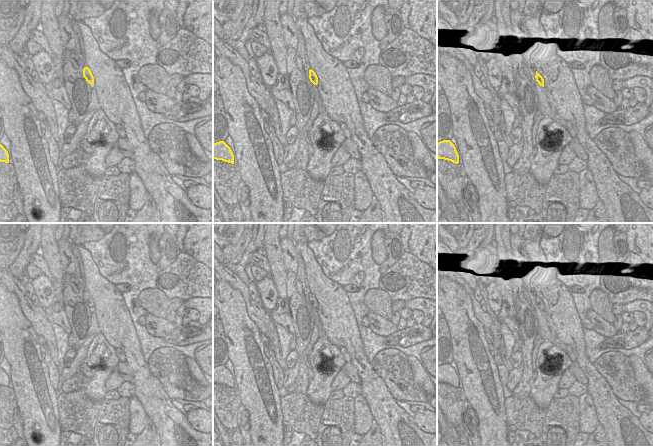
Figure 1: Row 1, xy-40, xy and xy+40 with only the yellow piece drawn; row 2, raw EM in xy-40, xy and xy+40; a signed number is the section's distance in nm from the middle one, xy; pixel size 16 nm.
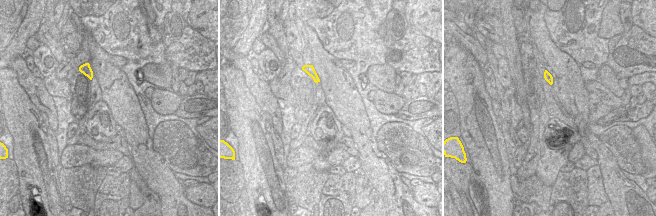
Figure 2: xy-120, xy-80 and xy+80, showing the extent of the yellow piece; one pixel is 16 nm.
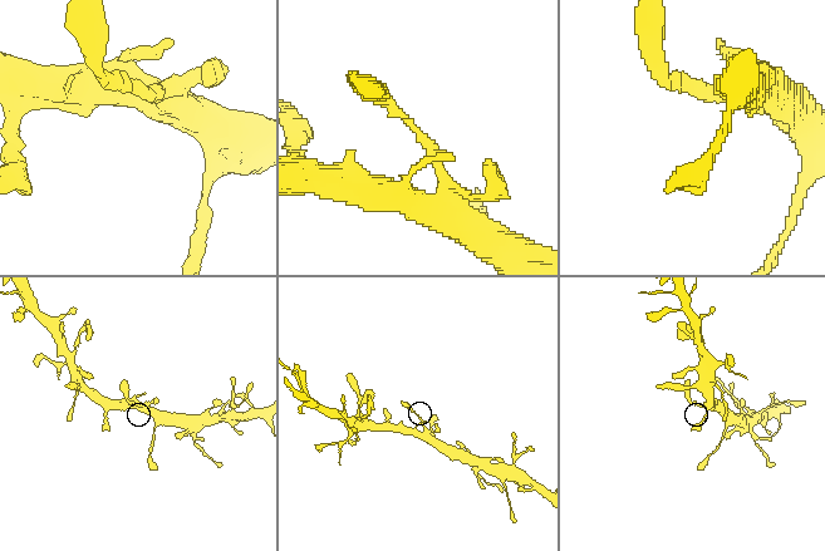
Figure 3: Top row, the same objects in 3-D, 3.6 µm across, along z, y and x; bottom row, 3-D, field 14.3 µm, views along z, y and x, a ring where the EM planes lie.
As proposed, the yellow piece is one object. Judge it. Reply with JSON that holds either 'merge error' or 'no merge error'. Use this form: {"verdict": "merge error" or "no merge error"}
{"verdict": "no merge error"}

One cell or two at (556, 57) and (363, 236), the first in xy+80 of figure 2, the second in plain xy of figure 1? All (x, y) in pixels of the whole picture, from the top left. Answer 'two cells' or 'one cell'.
two cells

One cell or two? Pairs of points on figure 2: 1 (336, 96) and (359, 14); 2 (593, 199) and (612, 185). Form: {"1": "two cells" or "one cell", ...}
{"1": "two cells", "2": "two cells"}

